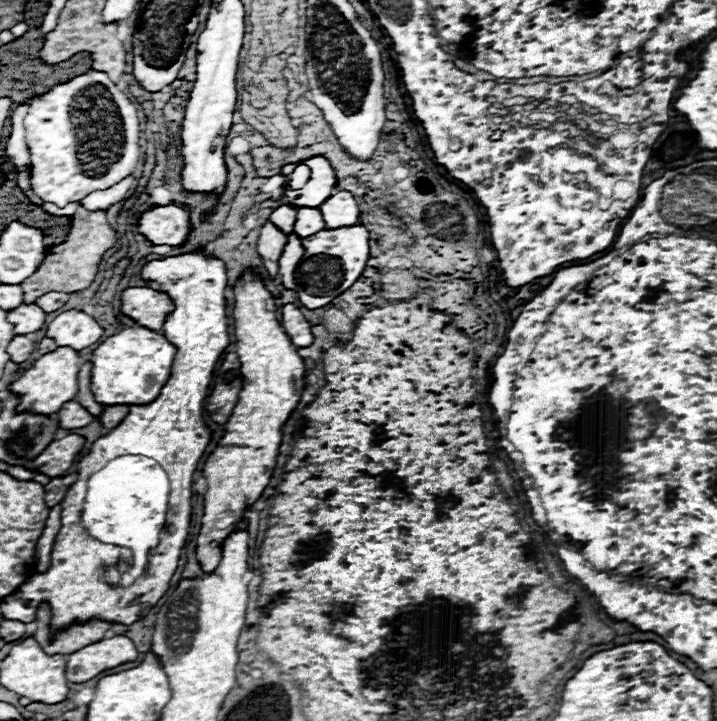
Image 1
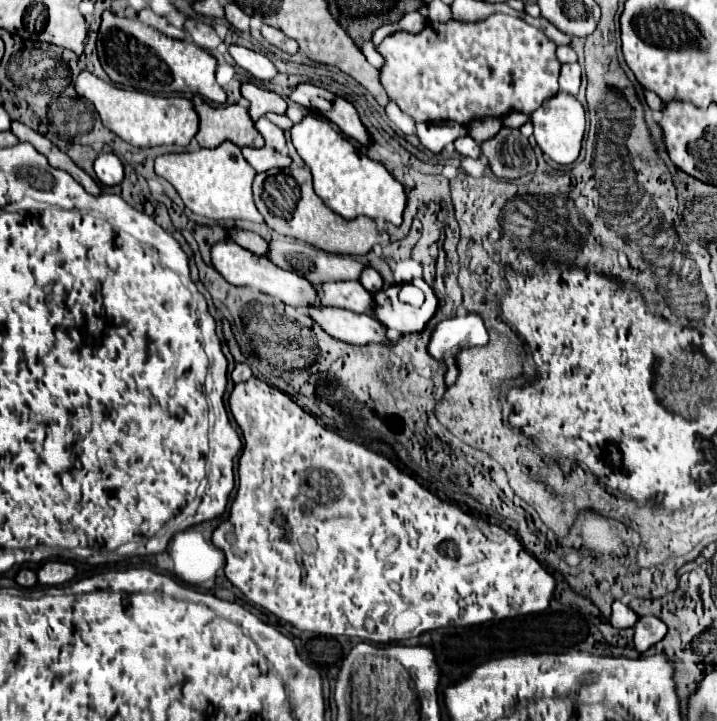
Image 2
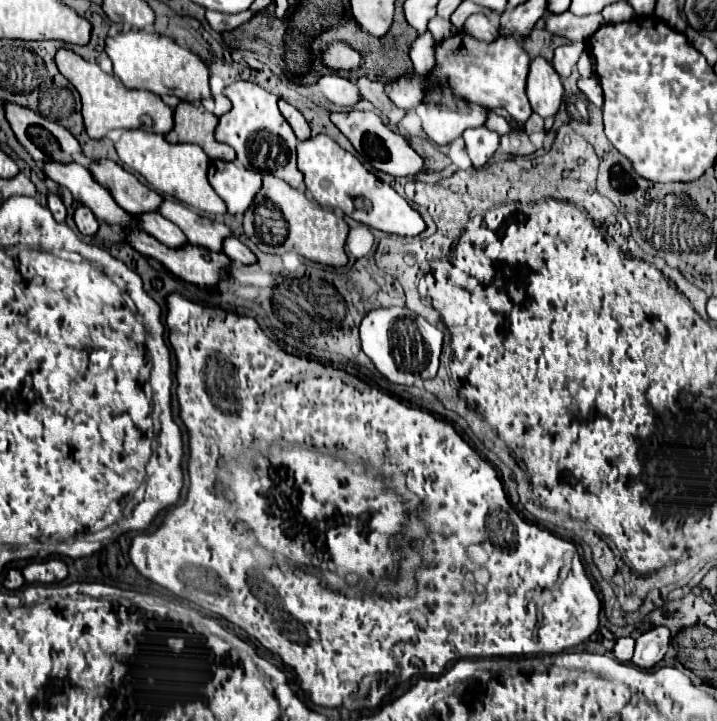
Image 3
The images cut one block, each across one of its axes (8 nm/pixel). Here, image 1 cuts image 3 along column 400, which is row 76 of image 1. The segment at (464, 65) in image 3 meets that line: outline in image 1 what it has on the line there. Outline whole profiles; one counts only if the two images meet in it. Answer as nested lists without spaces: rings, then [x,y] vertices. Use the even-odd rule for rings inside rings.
[[[98,70],[56,84],[46,94],[34,98],[24,118],[24,130],[32,160],[32,192],[58,208],[64,208],[68,202],[80,202],[94,190],[118,184],[134,172],[140,158],[138,110],[132,98]]]

